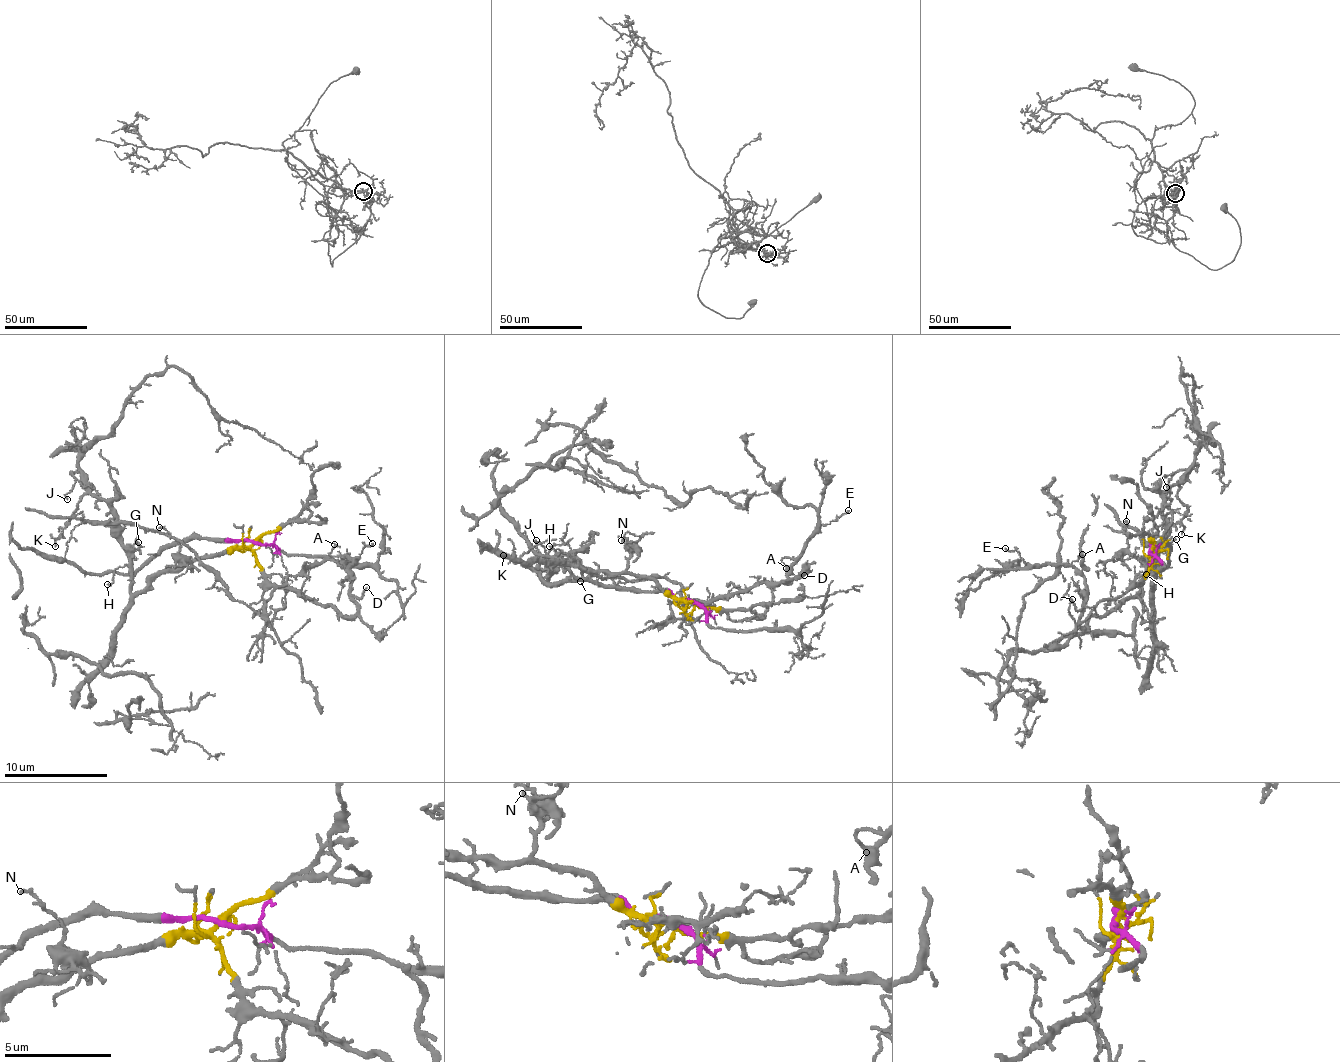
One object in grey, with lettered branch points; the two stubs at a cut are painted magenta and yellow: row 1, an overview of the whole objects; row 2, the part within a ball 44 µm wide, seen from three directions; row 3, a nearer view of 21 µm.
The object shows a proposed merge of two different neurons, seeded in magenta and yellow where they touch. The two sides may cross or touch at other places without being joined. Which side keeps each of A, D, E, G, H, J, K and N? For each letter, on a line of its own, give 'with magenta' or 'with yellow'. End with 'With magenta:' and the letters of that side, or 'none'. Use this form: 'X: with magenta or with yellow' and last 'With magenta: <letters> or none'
A: with yellow
D: with yellow
E: with yellow
G: with yellow
H: with yellow
J: with yellow
K: with yellow
N: with yellow
With magenta: none

